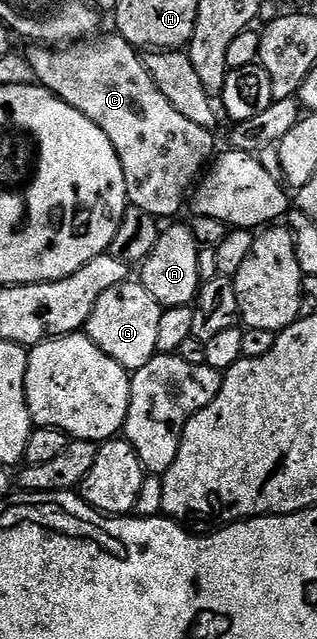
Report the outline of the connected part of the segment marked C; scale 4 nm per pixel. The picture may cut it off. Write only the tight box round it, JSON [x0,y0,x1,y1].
[25,33,216,221]

